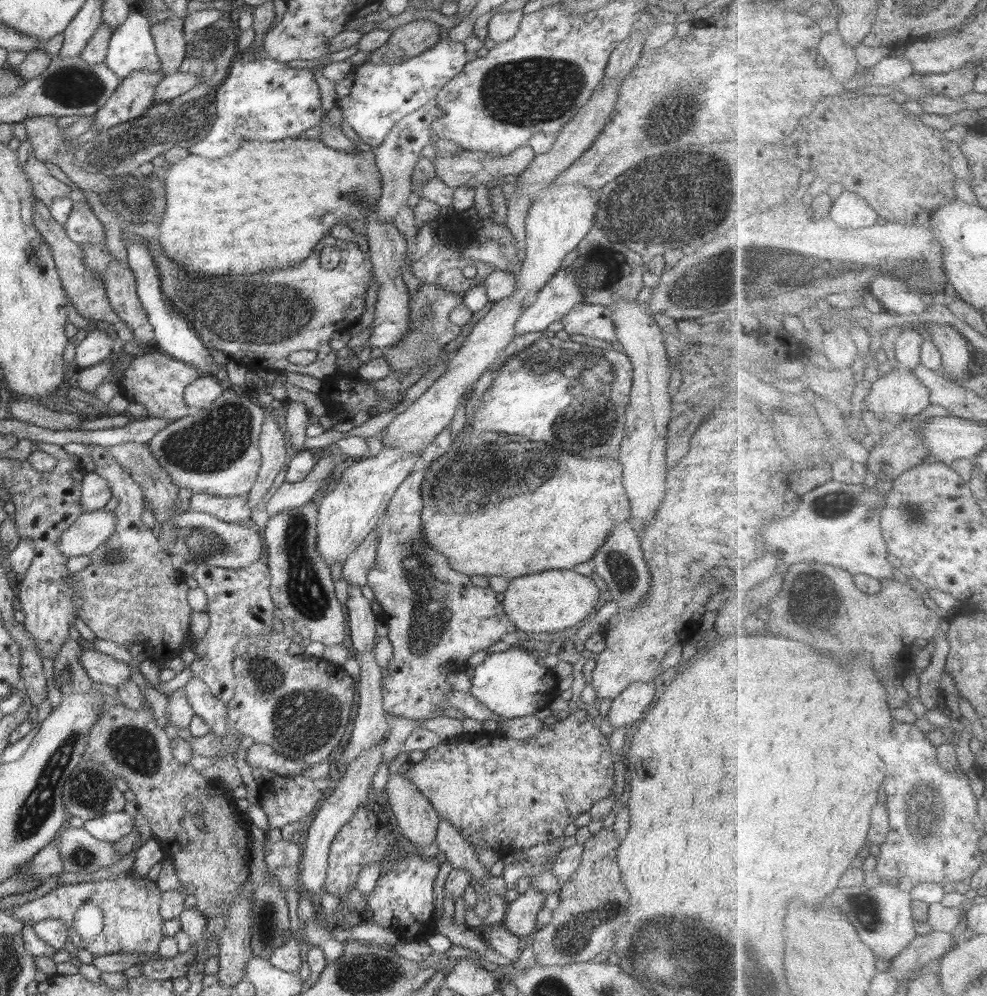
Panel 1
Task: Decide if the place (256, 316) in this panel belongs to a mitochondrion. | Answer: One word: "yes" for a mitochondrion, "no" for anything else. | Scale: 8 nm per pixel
yes

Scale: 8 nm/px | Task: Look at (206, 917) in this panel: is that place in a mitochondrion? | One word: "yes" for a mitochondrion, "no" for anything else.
no

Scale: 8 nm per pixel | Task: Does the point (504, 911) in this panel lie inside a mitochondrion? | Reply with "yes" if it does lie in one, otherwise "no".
no

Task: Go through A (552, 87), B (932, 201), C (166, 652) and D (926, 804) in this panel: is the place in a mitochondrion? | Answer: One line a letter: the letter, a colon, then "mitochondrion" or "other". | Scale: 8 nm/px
A: mitochondrion
B: other
C: other
D: mitochondrion

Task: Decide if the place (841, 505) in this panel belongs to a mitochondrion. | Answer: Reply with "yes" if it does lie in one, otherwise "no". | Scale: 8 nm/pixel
yes

